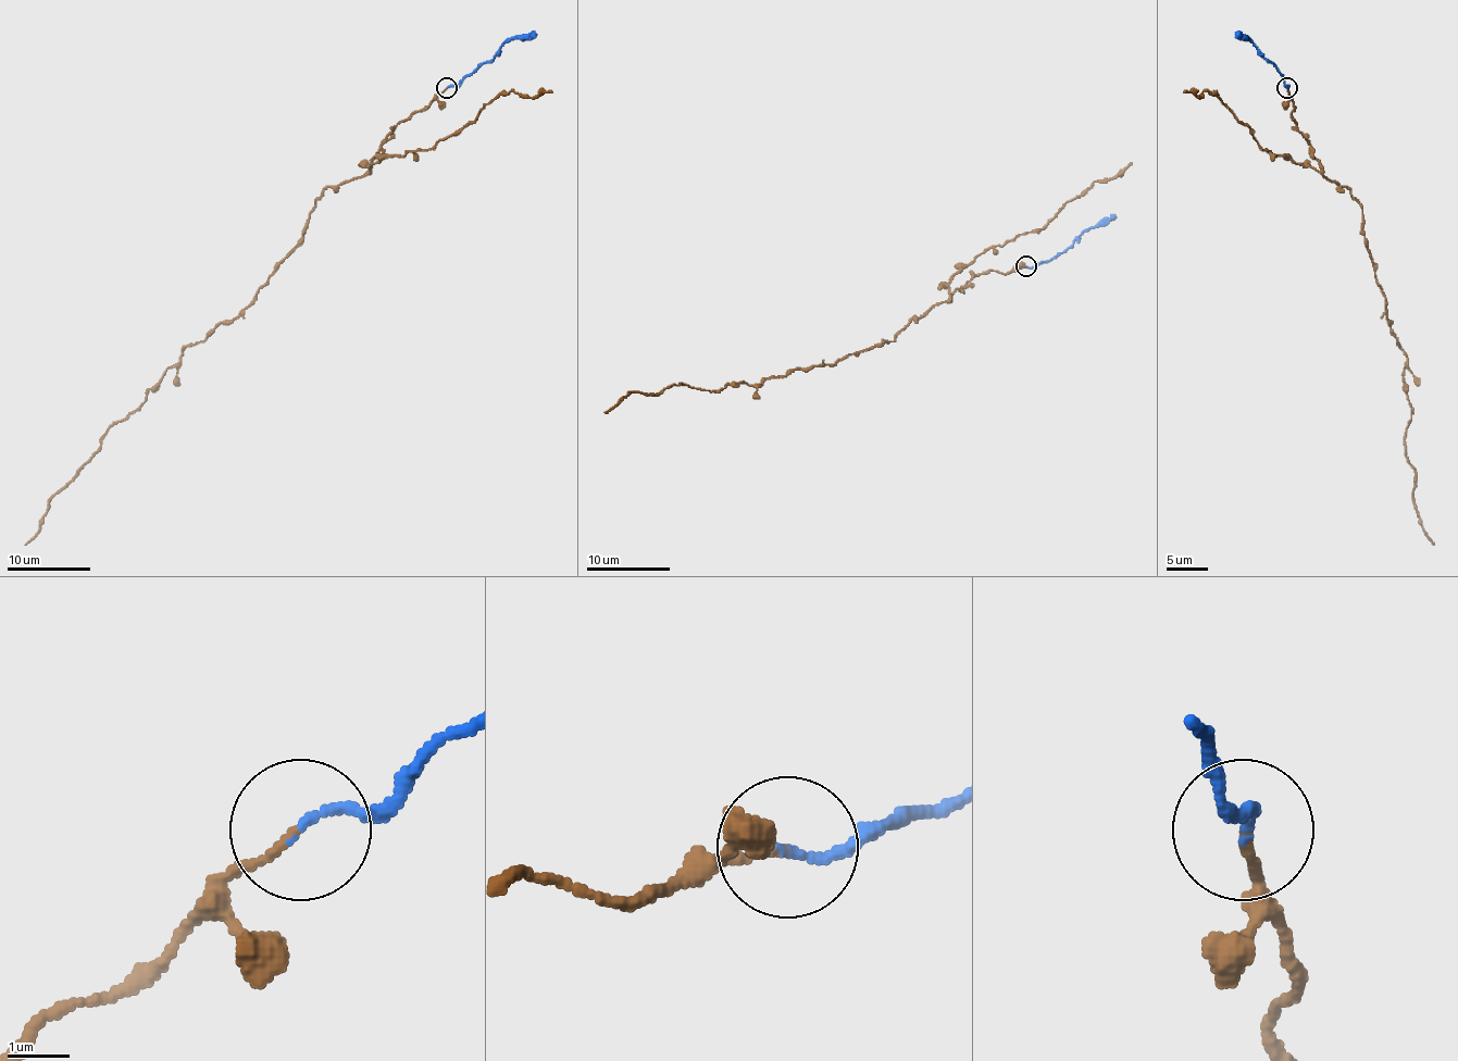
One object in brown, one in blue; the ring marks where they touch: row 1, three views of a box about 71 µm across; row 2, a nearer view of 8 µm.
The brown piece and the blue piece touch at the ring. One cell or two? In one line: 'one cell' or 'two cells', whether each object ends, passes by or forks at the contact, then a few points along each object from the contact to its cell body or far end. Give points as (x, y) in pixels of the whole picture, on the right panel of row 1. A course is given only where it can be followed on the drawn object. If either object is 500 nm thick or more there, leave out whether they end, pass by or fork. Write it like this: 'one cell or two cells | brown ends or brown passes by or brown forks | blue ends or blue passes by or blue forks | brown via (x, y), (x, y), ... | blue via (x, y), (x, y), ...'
one cell | brown ends | blue ends | brown via (1287, 88), (1309, 153), (1358, 201), (1390, 332), (1406, 357), (1404, 450), (1423, 532), (1433, 544) | blue via (1287, 88), (1273, 63), (1253, 42), (1236, 35)

